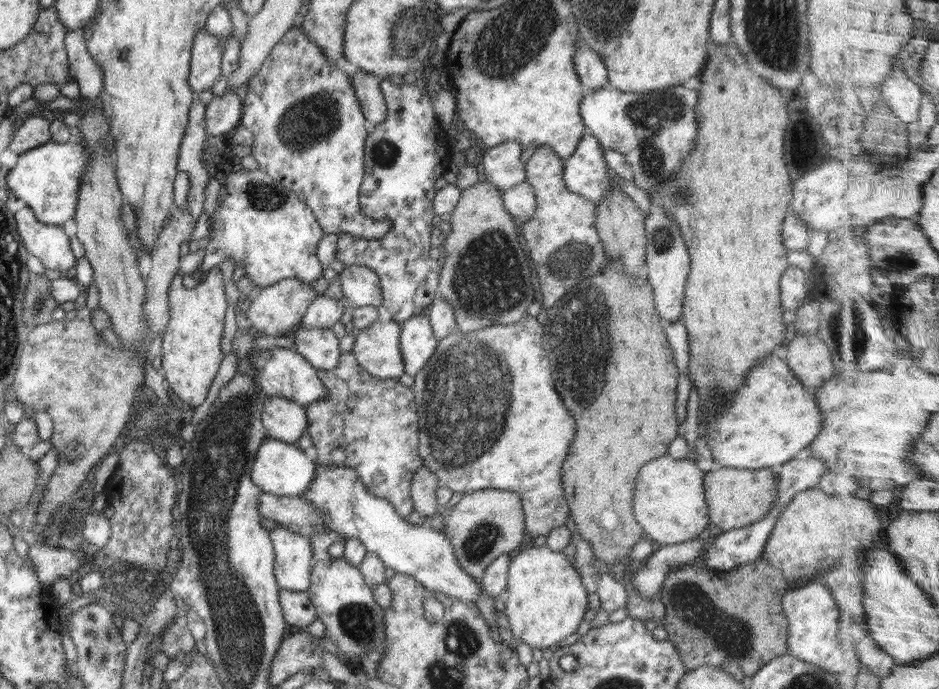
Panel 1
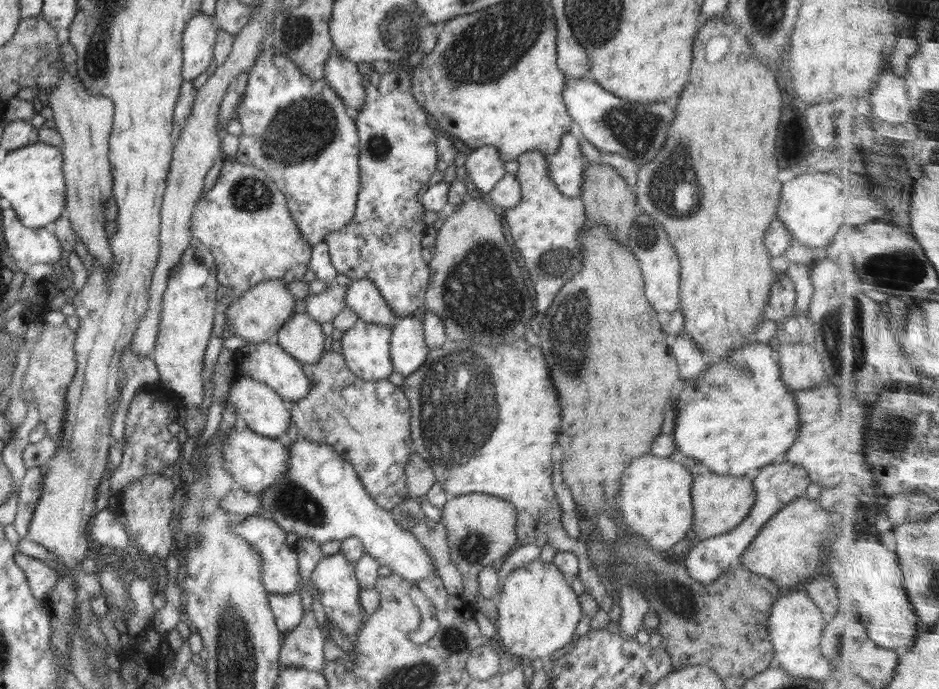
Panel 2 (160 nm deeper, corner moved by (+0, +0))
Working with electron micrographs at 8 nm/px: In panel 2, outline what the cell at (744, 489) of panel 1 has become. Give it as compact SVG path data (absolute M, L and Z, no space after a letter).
M702 471L694 475L691 486L693 523L690 536L694 541L706 540L737 527L750 512L755 501L753 482L749 477Z

